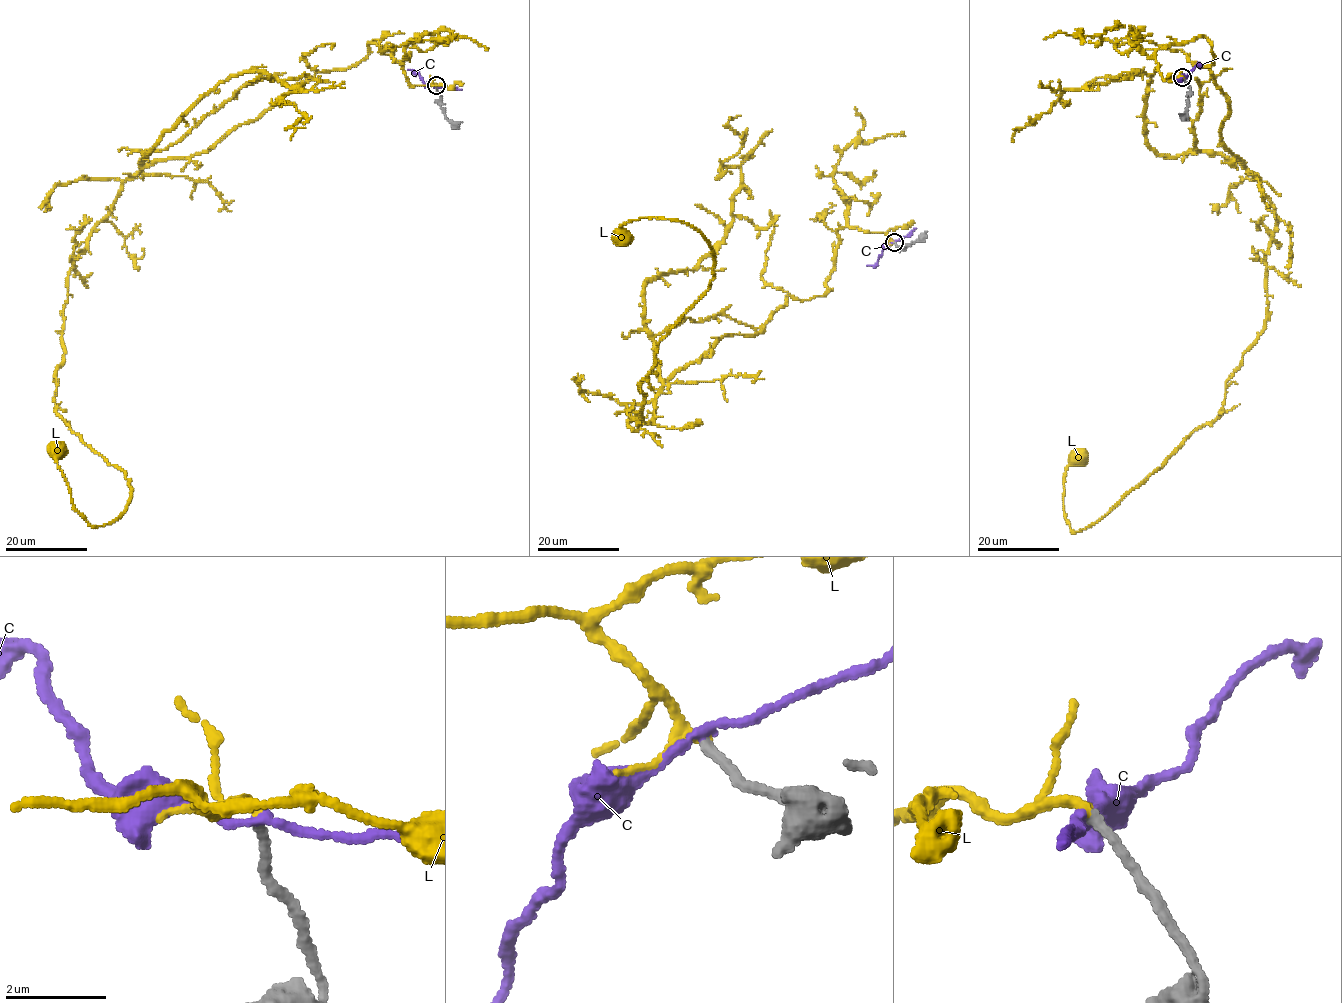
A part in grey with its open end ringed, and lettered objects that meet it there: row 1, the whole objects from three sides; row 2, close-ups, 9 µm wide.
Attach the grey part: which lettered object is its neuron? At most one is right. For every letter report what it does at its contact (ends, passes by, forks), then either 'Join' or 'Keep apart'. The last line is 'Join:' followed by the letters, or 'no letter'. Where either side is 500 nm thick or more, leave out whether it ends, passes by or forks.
C: It passes by. Keep apart
L: It passes by. Join
Join: L

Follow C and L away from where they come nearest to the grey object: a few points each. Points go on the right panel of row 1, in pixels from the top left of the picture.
C: (1182, 78), (1197, 63)
L: (1182, 78), (1154, 53), (1205, 36), (1219, 134), (1276, 221), (1264, 329), (1222, 411), (1072, 532), (1078, 458)

